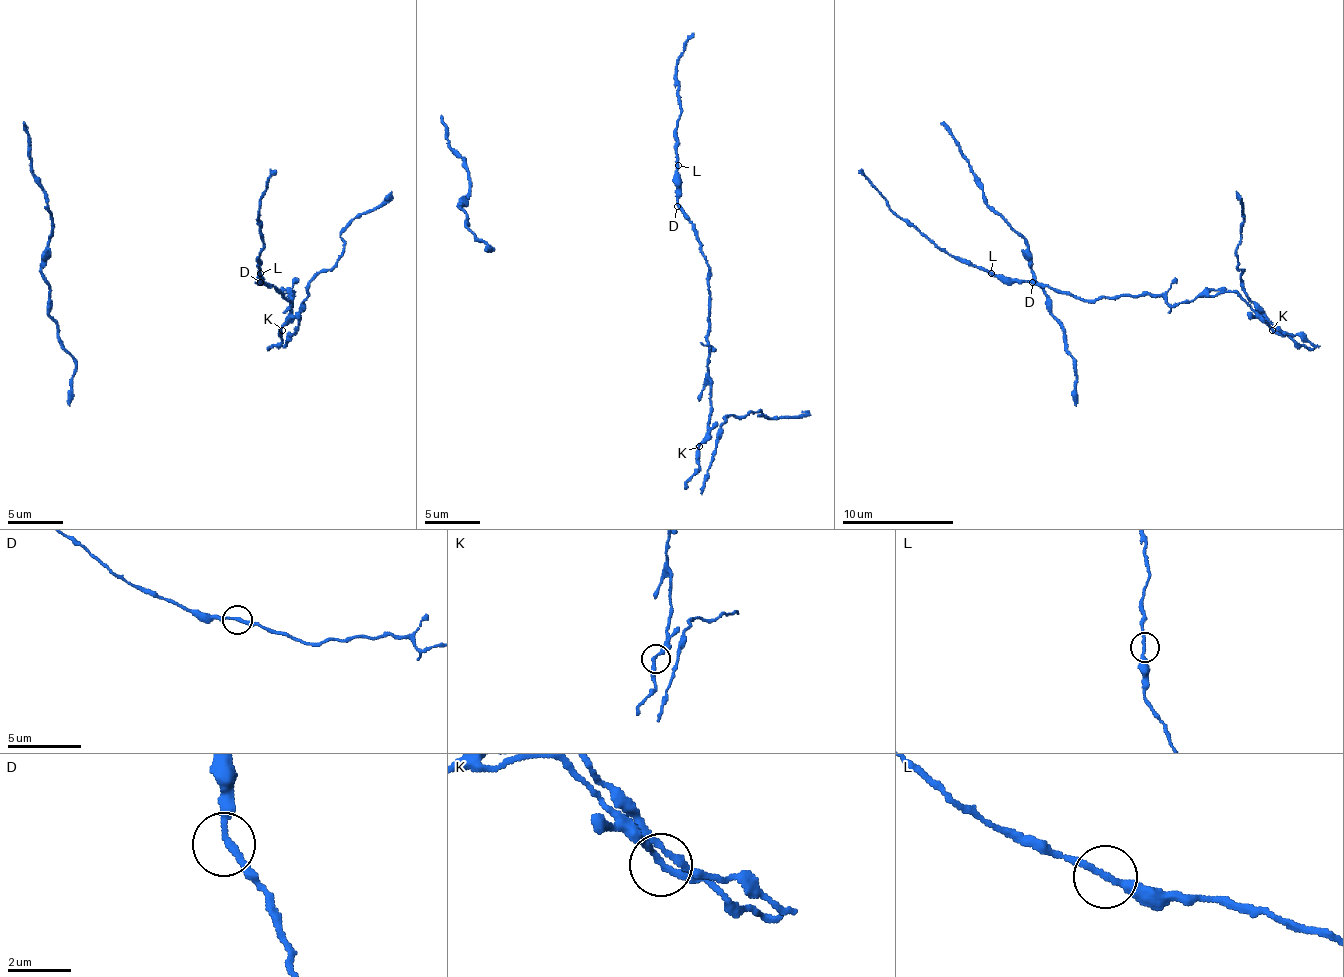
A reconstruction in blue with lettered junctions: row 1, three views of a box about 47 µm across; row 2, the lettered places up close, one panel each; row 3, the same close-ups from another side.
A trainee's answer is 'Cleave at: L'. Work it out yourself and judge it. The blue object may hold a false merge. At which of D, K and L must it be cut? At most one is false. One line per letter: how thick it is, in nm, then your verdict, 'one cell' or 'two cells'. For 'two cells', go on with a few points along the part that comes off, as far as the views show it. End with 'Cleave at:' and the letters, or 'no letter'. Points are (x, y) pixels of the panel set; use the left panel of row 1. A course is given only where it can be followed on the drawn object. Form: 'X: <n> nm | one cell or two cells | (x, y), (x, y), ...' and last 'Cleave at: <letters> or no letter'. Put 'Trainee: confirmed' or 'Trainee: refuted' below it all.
D: 200 nm | one cell
K: 240 nm | one cell
L: 240 nm | two cells | (260, 274), (262, 252), (260, 196), (276, 171)
Cleave at: L
Trainee: confirmed

